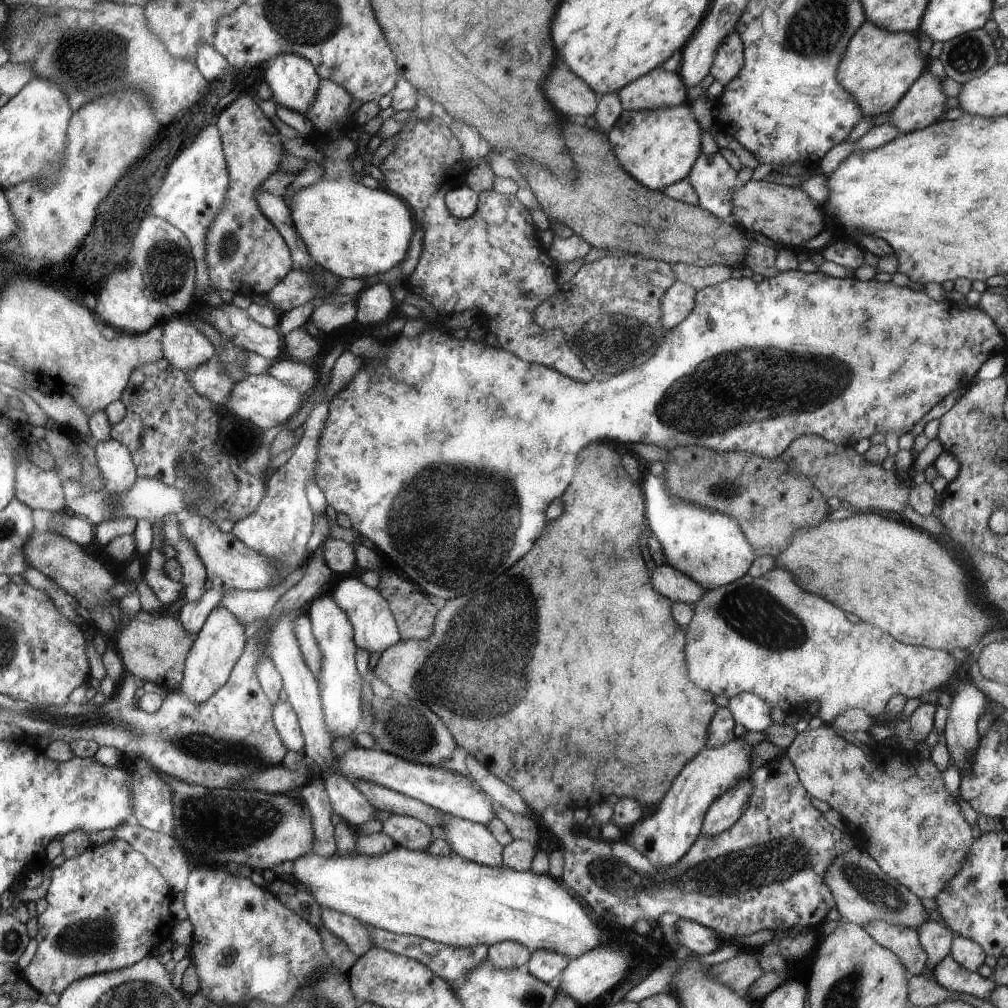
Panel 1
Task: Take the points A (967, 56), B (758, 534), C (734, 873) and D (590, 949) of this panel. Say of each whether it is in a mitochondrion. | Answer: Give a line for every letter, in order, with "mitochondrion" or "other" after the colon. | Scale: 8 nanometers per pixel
A: mitochondrion
B: other
C: mitochondrion
D: other

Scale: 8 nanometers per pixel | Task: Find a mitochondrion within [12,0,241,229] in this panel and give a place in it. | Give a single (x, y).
(74, 54)

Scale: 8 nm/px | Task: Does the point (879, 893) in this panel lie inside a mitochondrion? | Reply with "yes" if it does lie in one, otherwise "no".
yes

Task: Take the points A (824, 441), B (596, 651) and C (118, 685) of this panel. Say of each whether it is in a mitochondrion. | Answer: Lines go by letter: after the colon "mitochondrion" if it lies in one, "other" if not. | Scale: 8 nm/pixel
A: other
B: other
C: other

